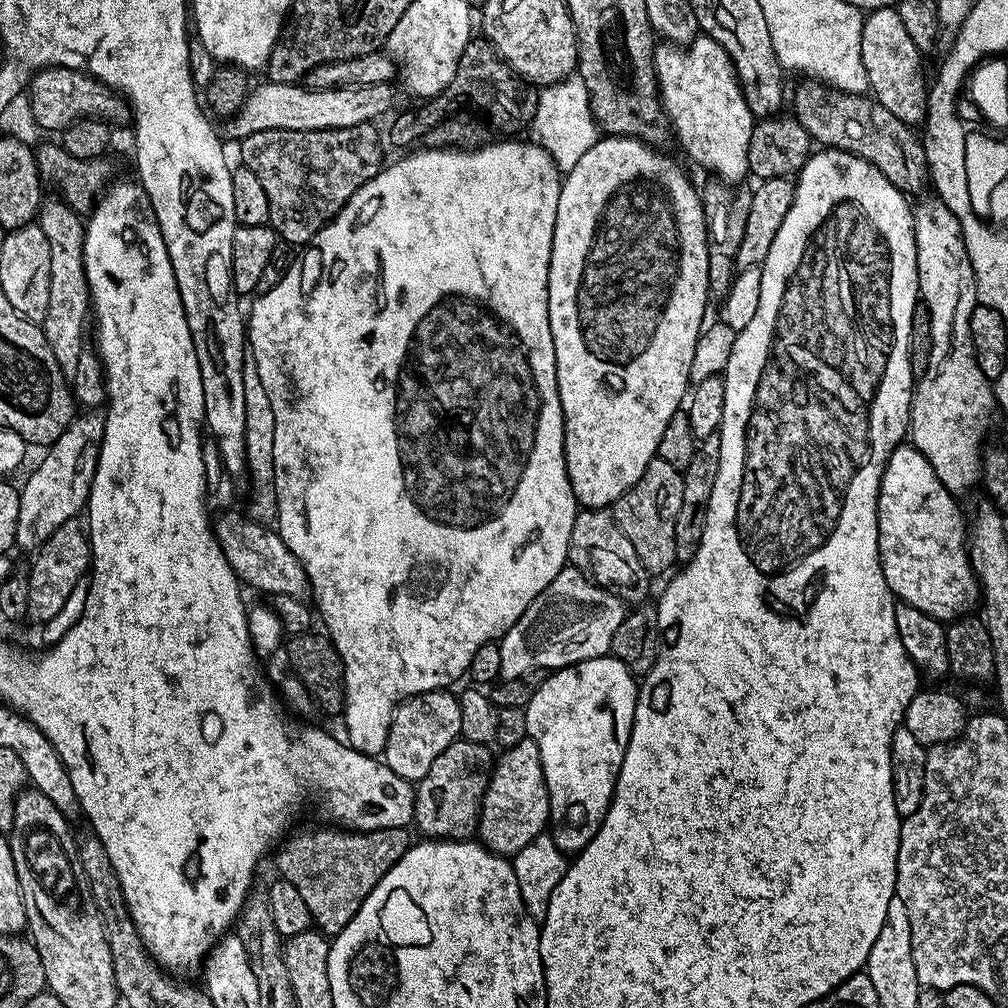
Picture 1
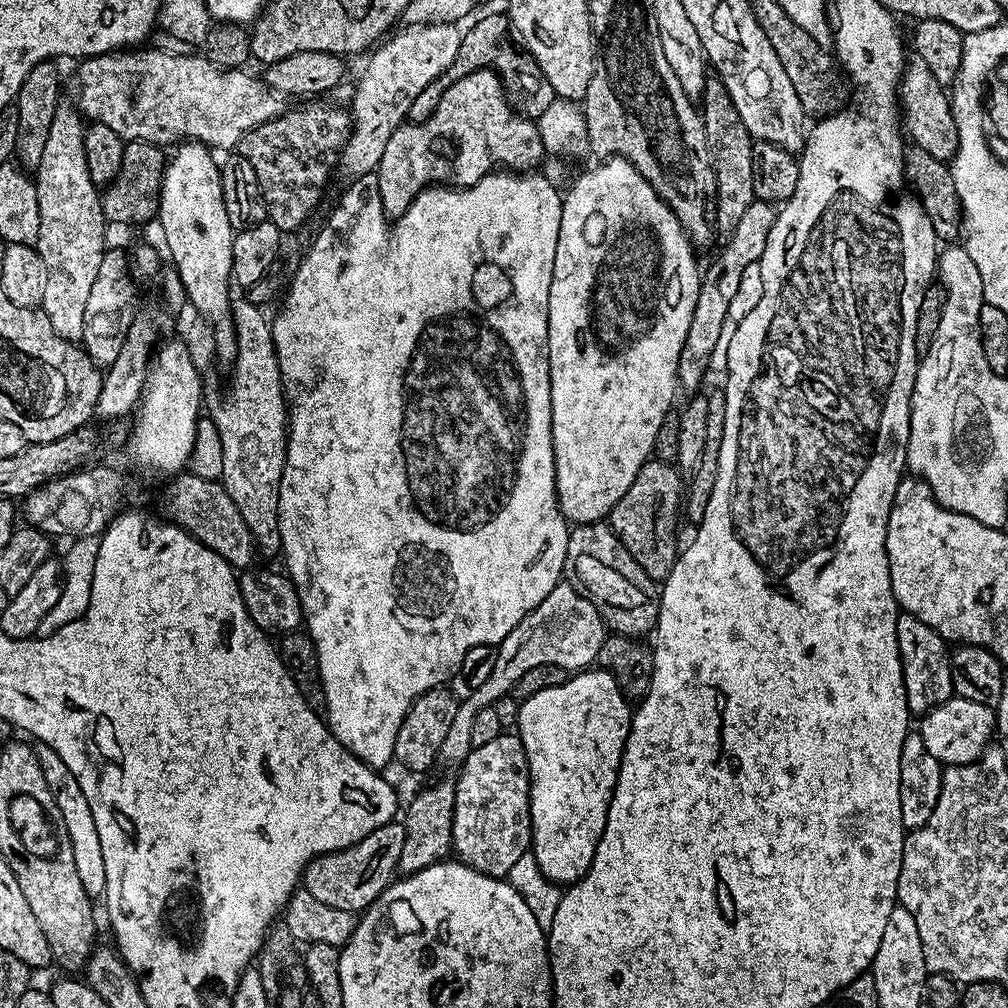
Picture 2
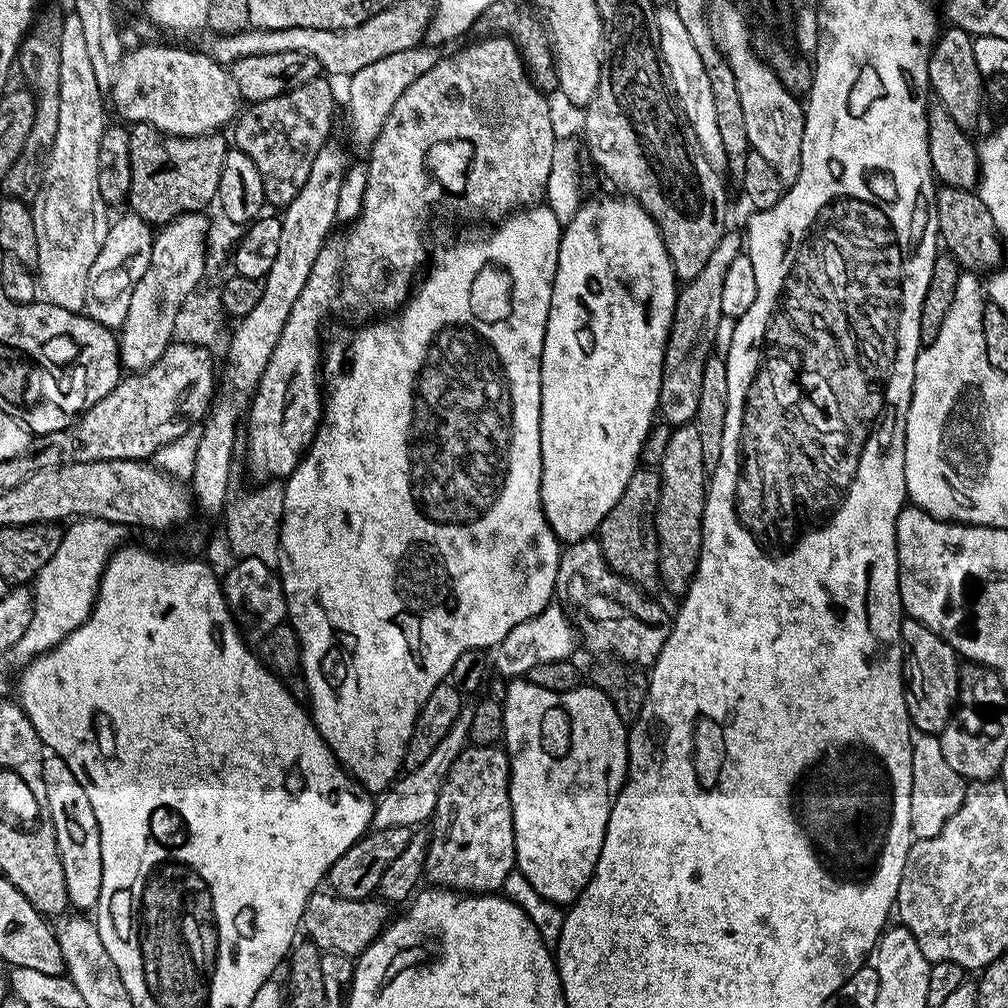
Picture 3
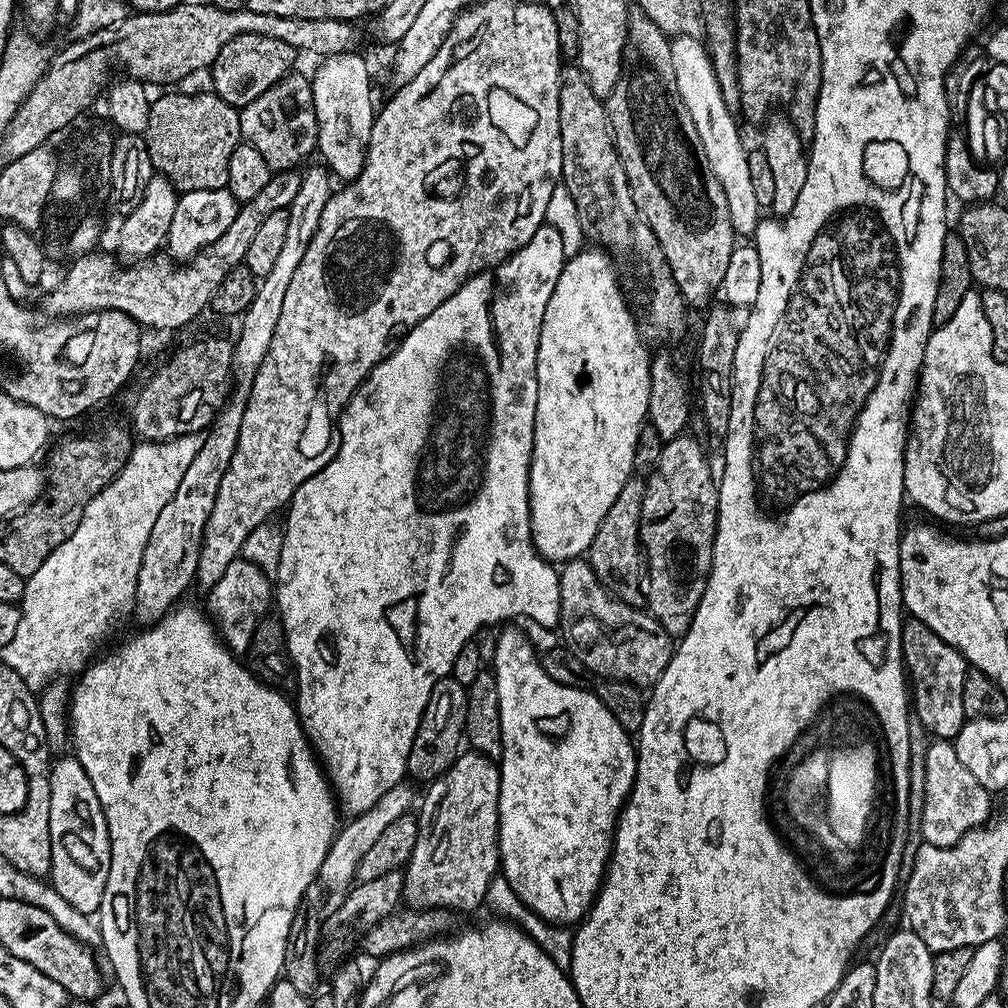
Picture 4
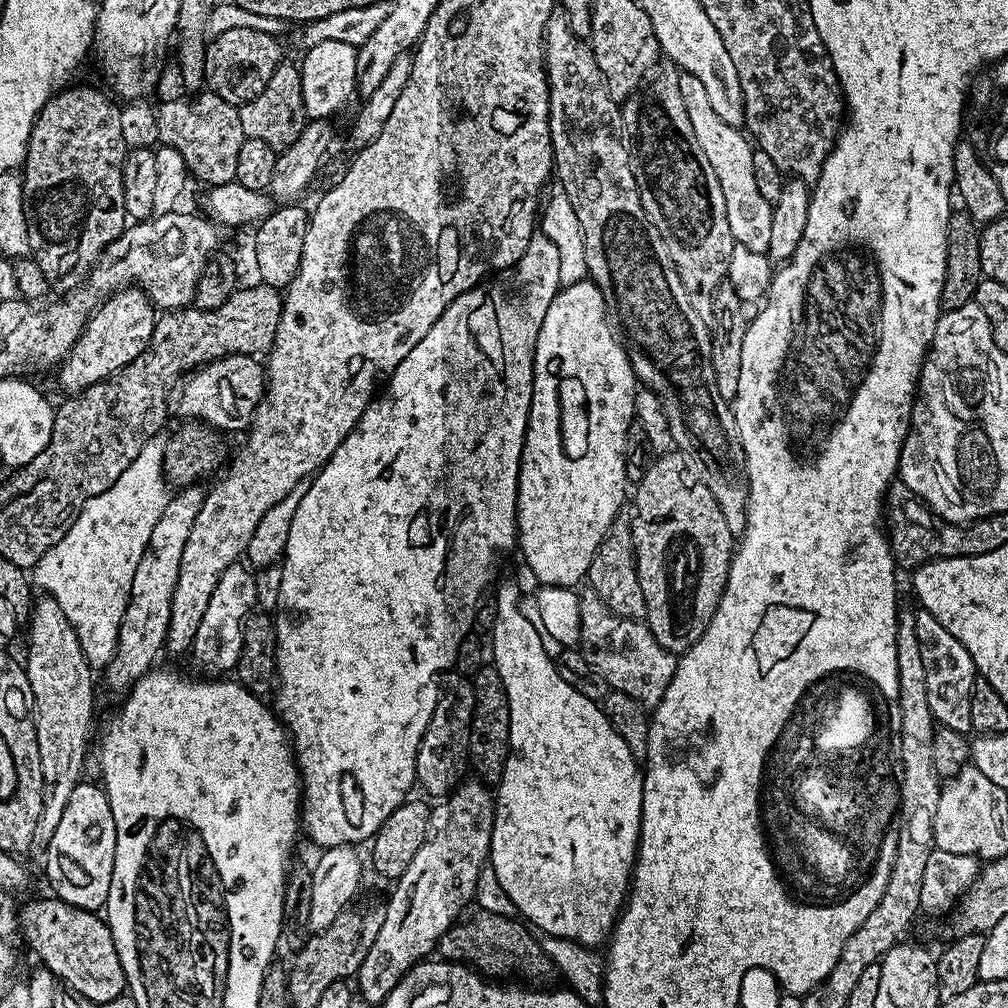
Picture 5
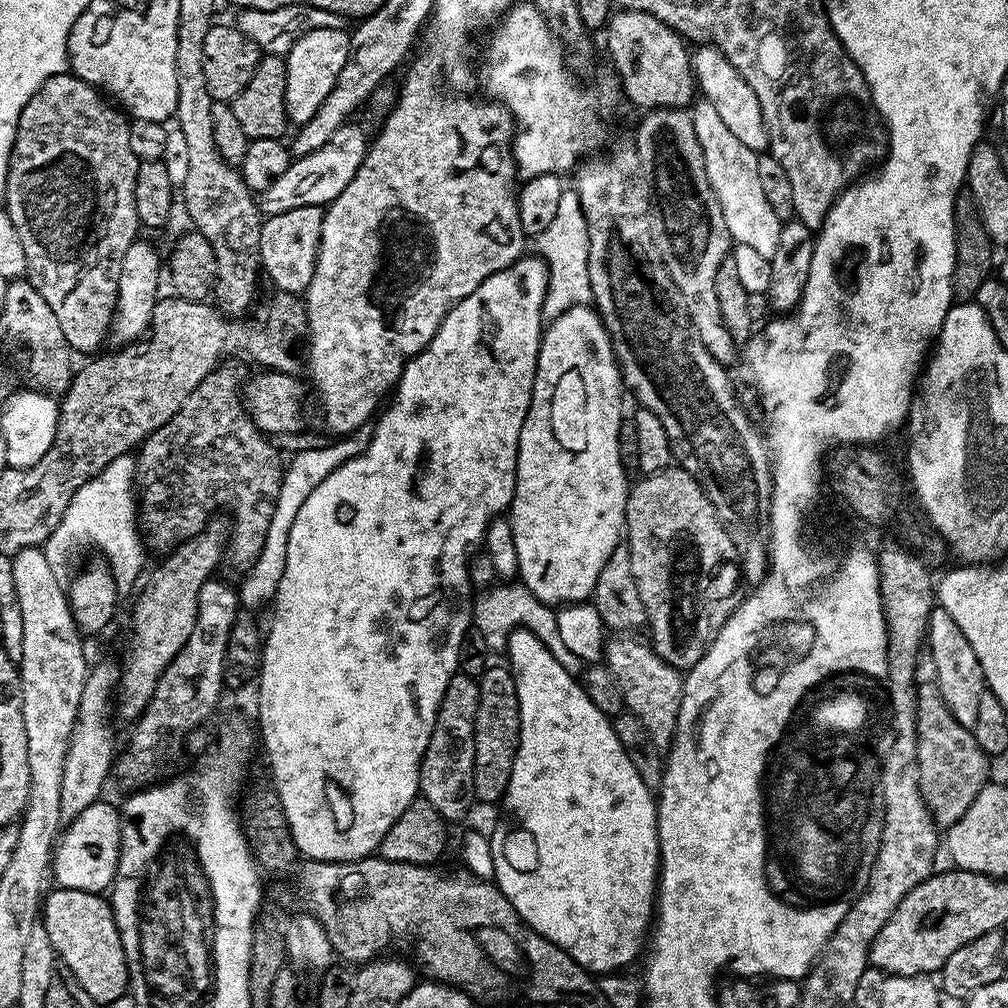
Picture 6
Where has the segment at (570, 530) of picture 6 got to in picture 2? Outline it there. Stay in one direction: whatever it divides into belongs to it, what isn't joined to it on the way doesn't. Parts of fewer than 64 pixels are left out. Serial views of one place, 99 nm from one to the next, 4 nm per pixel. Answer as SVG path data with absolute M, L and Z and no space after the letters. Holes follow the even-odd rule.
M613 156L600 162L597 168L592 168L589 172L584 172L572 184L569 192L565 191L562 196L562 222L558 226L558 246L554 250L554 274L550 282L550 302L548 303L548 373L550 374L550 406L552 407L552 445L554 446L554 470L556 471L556 497L560 503L560 509L565 520L573 525L577 524L595 524L603 521L611 512L612 507L618 502L618 498L622 498L622 494L626 494L626 490L630 490L630 482L634 482L634 477L638 475L638 470L642 470L642 466L653 455L652 447L654 446L654 438L658 438L658 426L662 426L662 422L666 418L666 414L673 411L674 404L672 399L678 393L678 358L682 354L682 346L686 342L686 330L690 330L690 318L694 316L694 302L697 301L698 286L702 275L701 265L696 265L697 253L694 251L694 245L688 240L688 236L684 233L683 226L678 222L678 218L670 210L670 206L666 206L666 202L662 202L662 198L654 190L654 186L650 186L650 182L646 182L646 178L642 178L642 174L638 174L638 170L634 170L629 160L625 160L622 156Z

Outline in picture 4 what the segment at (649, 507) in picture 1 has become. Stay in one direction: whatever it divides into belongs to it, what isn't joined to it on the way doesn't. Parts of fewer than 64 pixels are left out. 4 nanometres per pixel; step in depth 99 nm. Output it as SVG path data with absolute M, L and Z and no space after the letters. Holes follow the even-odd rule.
M629 478L618 498L614 498L614 506L606 510L606 518L602 518L602 526L598 526L598 534L594 534L594 542L586 553L588 564L602 587L635 608L644 608L646 604L646 561L640 543L640 511L645 494L645 481Z

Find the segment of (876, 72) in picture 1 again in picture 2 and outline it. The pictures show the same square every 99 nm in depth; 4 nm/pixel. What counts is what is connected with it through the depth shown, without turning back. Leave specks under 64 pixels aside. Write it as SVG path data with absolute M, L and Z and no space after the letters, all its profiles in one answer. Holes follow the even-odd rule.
M918 55L907 57L904 73L898 85L898 104L902 109L902 128L917 148L926 150L933 158L951 161L959 146L958 127L954 122L952 101L946 88L934 78L933 71Z

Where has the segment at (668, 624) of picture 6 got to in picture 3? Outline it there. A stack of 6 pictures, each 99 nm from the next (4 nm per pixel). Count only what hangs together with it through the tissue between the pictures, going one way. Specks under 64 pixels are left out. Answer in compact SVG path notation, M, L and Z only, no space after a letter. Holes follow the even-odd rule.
M695 423L682 424L673 427L670 434L670 446L666 446L666 458L662 458L662 462L658 465L660 473L660 497L658 498L658 510L656 511L656 537L658 538L658 546L660 547L660 582L663 591L666 593L673 592L676 598L683 597L687 592L690 582L694 578L694 574L698 570L698 558L702 550L702 522L704 521L704 498L708 495L708 481L710 479L709 473L704 471L704 463L702 462L702 441L698 435Z

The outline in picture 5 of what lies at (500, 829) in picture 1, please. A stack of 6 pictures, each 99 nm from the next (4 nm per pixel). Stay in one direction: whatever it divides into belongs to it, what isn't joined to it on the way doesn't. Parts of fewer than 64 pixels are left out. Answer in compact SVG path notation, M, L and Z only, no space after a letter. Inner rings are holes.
M468 778L455 790L448 793L439 802L431 805L428 814L428 829L422 846L418 846L418 854L410 861L410 866L391 885L392 897L383 905L384 921L382 930L378 930L378 938L374 938L374 946L366 950L366 959L354 977L359 999L369 1006L379 1006L382 1001L398 986L401 978L425 958L433 955L440 933L455 924L460 912L467 904L473 903L476 895L478 874L489 859L492 850L492 817L494 815L494 796L479 778Z

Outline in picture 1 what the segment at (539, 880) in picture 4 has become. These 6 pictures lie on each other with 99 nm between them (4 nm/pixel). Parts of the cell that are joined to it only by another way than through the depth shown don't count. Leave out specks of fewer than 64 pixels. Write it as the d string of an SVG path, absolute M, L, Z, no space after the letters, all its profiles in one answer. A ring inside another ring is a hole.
M609 654L571 664L569 668L558 668L545 675L542 686L538 686L534 698L530 698L528 707L524 709L528 739L538 746L544 767L552 807L548 812L550 834L565 854L580 852L594 839L612 805L612 791L616 789L616 779L622 770L622 758L632 733L637 695L637 677L624 663Z

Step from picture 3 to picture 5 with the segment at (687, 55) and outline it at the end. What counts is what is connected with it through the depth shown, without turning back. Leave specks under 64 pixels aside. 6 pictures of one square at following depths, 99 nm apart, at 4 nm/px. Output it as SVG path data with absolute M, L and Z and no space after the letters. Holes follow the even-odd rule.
M683 73L678 82L678 90L682 90L682 102L686 102L686 114L690 114L690 126L694 126L694 134L698 134L698 143L702 145L702 150L706 150L706 158L710 166L714 166L714 174L718 174L718 186L722 186L722 194L726 198L730 234L737 244L767 253L770 246L772 205L766 202L766 198L762 198L762 194L758 194L758 186L754 183L754 148L749 137L740 128L722 122L722 118L714 114L702 81L694 74Z

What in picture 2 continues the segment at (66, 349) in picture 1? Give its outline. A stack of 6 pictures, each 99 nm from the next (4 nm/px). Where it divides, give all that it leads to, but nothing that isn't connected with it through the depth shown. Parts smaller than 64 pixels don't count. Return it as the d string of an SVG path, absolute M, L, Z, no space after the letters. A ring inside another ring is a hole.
M75 107L57 108L50 122L50 138L46 138L46 146L42 150L42 162L34 169L38 215L42 217L34 247L42 262L46 262L46 294L42 307L56 333L63 340L73 342L83 341L86 301L90 299L90 290L94 286L94 278L98 278L98 266L102 266L106 251L104 206L86 164L85 127L85 117Z

